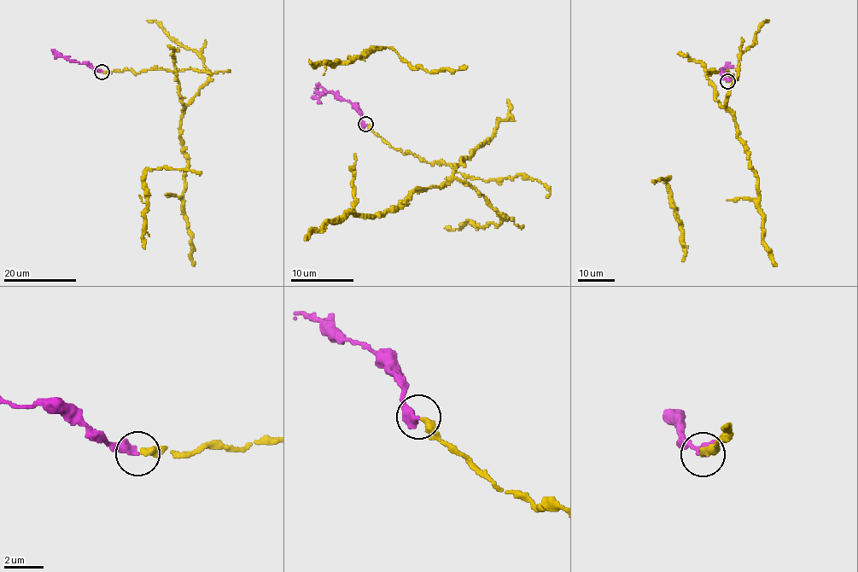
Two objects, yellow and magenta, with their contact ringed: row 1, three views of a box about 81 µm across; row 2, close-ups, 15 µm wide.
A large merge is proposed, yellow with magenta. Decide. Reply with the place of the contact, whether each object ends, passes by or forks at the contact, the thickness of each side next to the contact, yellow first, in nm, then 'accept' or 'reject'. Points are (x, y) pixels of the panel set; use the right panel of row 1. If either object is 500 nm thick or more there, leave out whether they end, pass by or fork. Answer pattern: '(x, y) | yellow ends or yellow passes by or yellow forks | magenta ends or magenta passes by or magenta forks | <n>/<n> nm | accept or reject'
(727, 81) | yellow ends | magenta ends | 380/420 nm | accept

